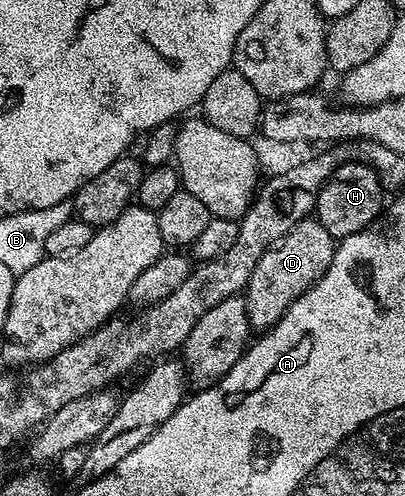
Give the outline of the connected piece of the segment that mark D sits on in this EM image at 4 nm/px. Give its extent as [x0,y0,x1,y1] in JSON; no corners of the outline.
[244,218,336,330]

